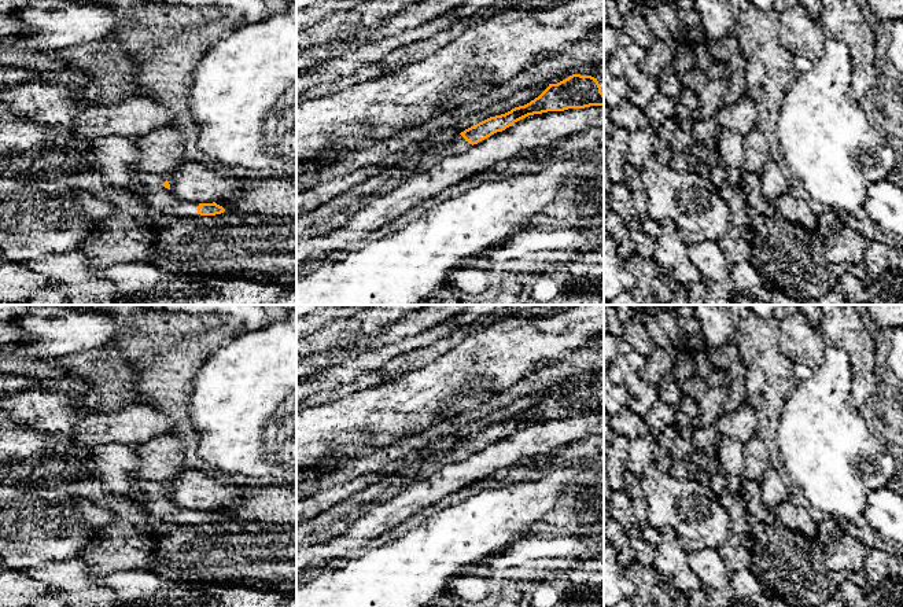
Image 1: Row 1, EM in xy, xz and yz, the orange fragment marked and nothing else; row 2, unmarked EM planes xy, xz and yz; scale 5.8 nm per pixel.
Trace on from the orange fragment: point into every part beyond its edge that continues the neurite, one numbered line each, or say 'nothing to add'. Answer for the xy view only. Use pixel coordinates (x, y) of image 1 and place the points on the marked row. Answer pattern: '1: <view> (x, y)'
1: xy (161, 201)

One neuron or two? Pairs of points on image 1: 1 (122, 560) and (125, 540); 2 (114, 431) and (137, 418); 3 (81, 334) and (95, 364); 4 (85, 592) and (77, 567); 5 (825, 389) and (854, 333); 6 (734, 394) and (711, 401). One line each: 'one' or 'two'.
1: one
2: one
3: two
4: one
5: two
6: two

